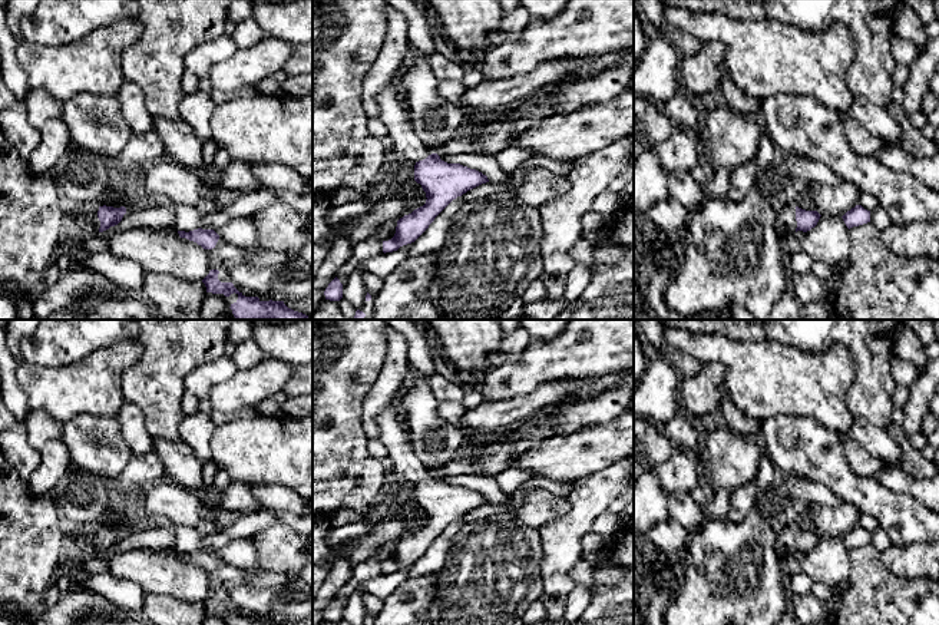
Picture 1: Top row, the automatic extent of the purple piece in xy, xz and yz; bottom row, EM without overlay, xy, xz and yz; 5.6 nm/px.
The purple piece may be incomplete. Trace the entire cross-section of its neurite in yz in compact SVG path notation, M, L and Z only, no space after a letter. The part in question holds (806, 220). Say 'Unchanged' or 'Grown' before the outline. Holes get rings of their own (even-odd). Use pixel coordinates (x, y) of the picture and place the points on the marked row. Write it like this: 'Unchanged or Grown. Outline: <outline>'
Grown. Outline: M786 206L774 214L773 224L781 235L790 231L807 232L817 225L820 216L821 215L817 211Z

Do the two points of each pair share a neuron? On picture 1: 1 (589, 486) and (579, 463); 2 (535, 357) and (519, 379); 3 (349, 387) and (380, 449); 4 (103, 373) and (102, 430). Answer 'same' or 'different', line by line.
1: different
2: same
3: different
4: different

